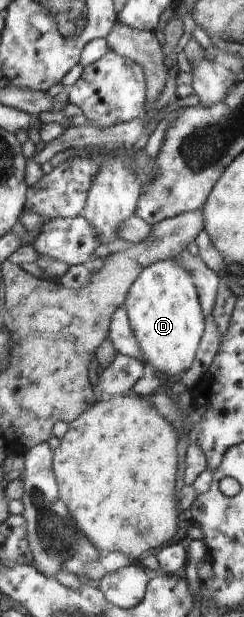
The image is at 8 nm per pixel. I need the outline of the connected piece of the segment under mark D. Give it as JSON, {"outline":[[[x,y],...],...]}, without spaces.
{"outline":[[[172,258],[147,265],[133,281],[123,307],[142,345],[144,365],[151,365],[165,377],[179,375],[191,368],[205,323],[199,293],[187,269]]]}

